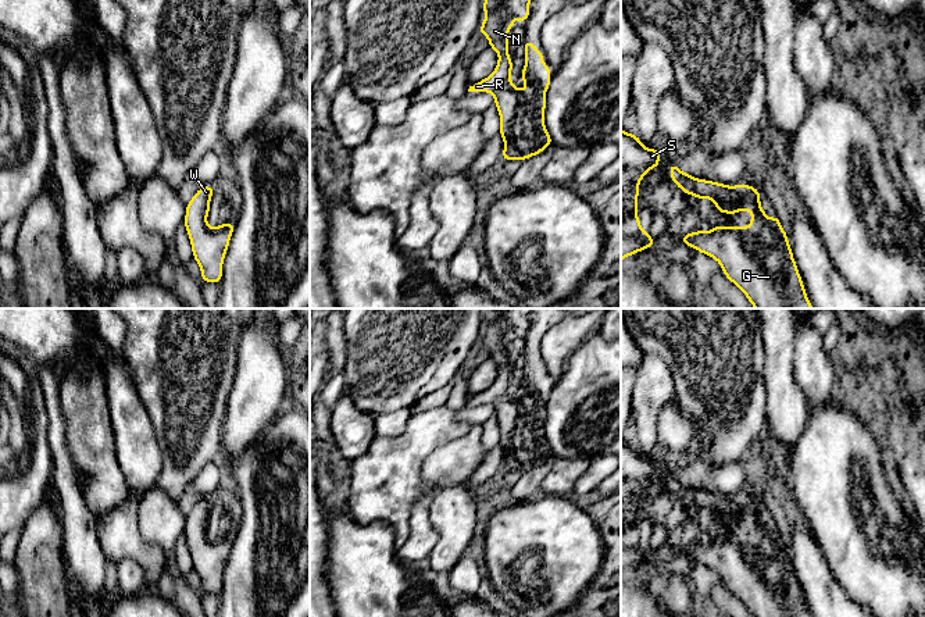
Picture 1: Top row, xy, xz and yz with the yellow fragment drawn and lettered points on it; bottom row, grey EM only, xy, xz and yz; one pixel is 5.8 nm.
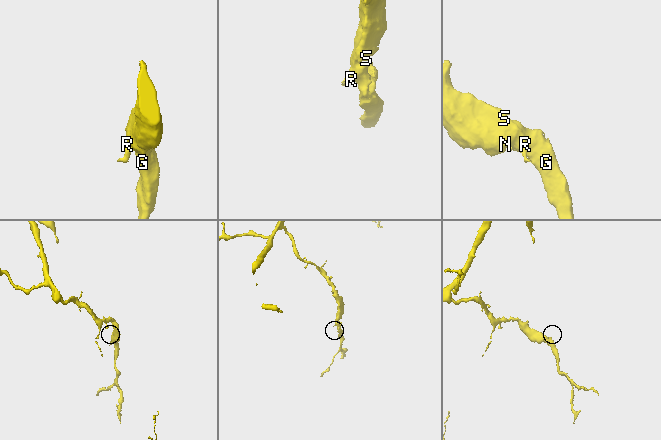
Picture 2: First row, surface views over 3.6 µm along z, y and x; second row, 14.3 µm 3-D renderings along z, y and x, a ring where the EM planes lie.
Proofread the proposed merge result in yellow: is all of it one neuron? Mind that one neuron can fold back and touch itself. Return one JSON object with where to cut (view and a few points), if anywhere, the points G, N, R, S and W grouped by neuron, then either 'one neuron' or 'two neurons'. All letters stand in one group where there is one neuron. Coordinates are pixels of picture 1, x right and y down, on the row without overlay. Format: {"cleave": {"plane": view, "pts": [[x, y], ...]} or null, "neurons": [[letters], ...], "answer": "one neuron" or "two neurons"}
{"cleave": null, "neurons": [["G", "N", "R", "S", "W"]], "answer": "one neuron"}

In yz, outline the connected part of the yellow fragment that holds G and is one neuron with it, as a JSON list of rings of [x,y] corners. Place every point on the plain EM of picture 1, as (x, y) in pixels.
[[[674,474],[668,477],[671,492],[685,503],[699,510],[710,510],[718,524],[733,527],[739,523],[751,523],[749,538],[717,536],[708,543],[694,542],[681,549],[686,557],[717,571],[725,588],[735,595],[753,617],[812,617],[807,609],[800,584],[797,581],[788,546],[779,529],[774,525],[769,531],[760,516],[761,506],[751,496],[728,497],[725,495],[693,489],[682,484]]]

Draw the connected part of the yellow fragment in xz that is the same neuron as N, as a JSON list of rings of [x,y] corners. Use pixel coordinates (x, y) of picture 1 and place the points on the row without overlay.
[[[485,308],[483,313],[486,329],[479,339],[479,345],[489,350],[489,359],[499,365],[499,372],[492,386],[469,397],[468,403],[490,403],[494,407],[494,416],[500,427],[500,447],[504,452],[501,471],[524,472],[553,456],[543,429],[546,421],[544,407],[551,393],[550,375],[542,374],[544,364],[536,360],[538,356],[529,354],[528,352],[522,353],[526,360],[525,378],[521,384],[525,402],[522,403],[511,395],[512,371],[507,364],[507,347],[517,329],[526,335],[531,324],[531,311],[532,308]]]

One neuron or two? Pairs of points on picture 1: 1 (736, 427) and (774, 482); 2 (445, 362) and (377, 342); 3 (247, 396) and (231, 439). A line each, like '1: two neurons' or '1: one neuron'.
1: two neurons
2: one neuron
3: one neuron

